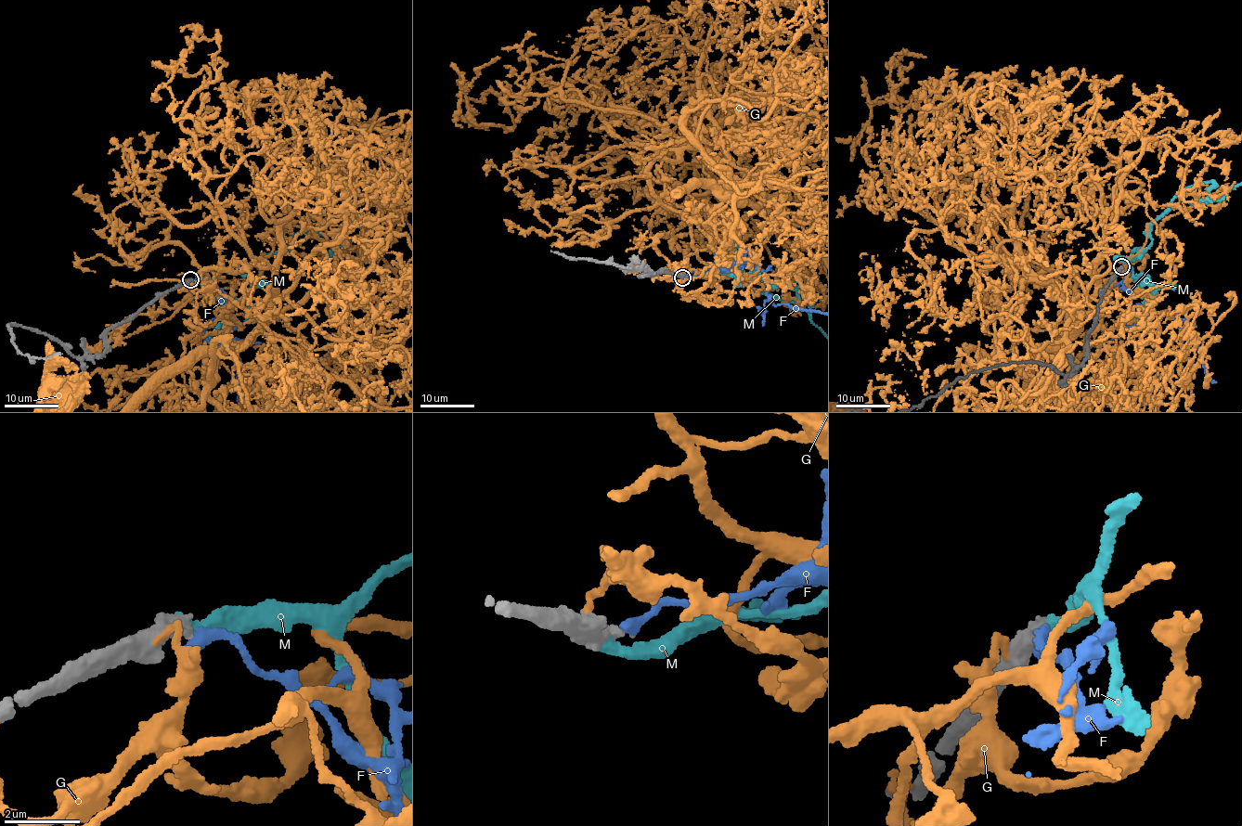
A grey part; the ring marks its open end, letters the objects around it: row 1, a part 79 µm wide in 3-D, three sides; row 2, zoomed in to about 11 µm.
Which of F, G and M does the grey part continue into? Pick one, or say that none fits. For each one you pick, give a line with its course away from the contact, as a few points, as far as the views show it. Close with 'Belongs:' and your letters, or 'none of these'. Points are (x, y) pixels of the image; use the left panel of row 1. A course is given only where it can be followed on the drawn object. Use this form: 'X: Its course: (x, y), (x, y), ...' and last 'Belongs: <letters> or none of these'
Belongs: M

